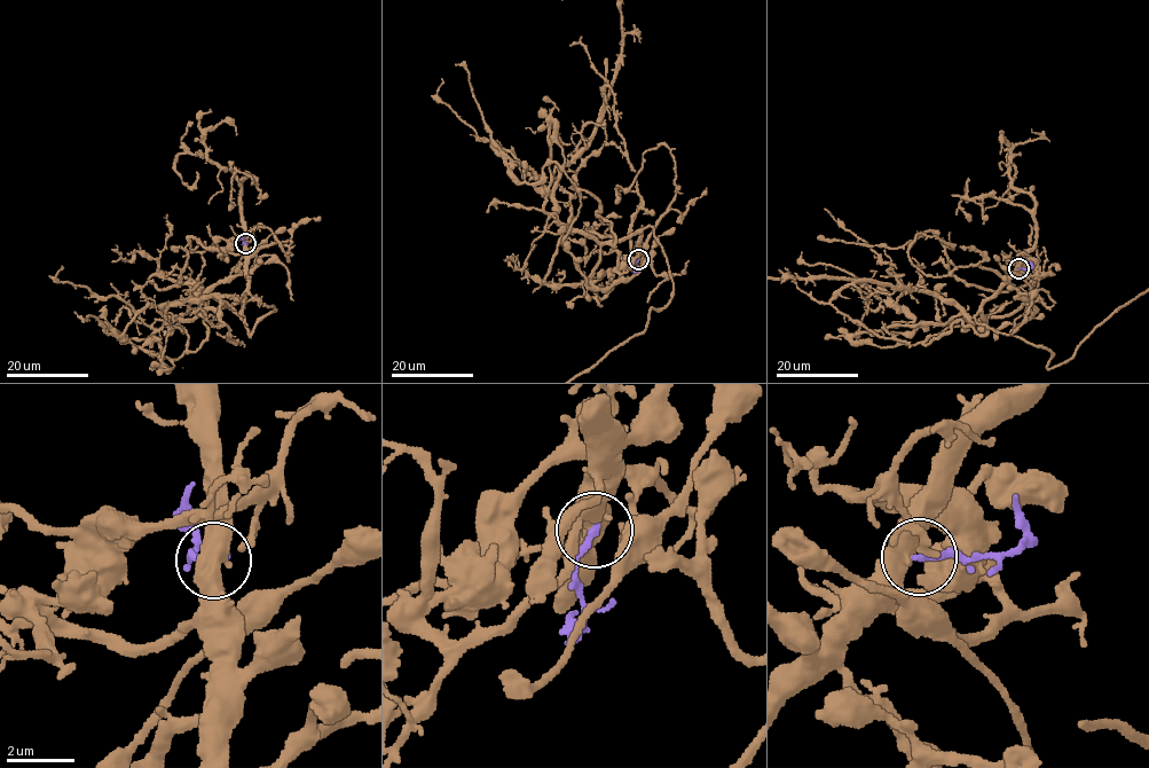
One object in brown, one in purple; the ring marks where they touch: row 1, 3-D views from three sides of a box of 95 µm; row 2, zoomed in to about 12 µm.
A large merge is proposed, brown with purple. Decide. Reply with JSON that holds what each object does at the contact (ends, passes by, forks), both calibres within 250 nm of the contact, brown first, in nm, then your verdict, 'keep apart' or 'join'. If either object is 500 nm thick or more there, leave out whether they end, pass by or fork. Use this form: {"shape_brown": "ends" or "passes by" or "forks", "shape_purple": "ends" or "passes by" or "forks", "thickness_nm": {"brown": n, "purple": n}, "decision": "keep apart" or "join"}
{"shape_brown": "forks", "shape_purple": "ends", "thickness_nm": {"brown": 440, "purple": 200}, "decision": "keep apart"}

